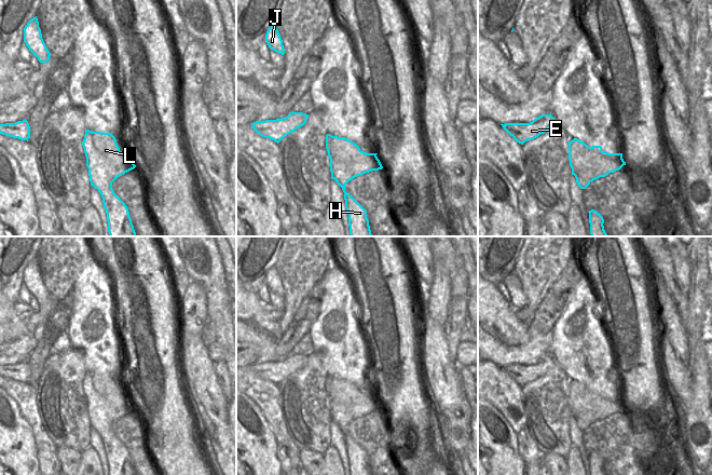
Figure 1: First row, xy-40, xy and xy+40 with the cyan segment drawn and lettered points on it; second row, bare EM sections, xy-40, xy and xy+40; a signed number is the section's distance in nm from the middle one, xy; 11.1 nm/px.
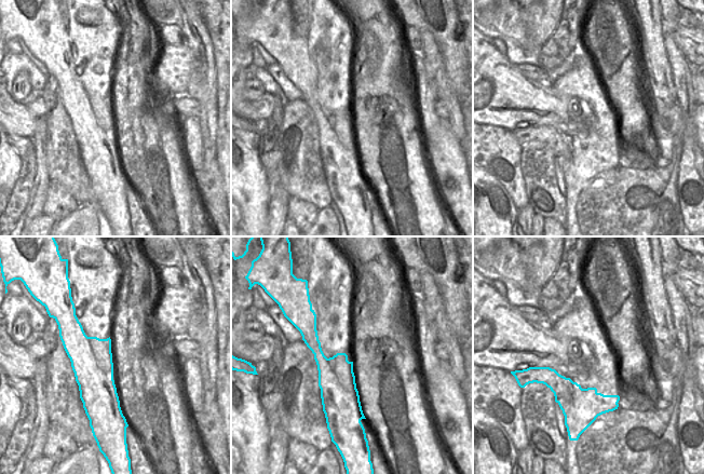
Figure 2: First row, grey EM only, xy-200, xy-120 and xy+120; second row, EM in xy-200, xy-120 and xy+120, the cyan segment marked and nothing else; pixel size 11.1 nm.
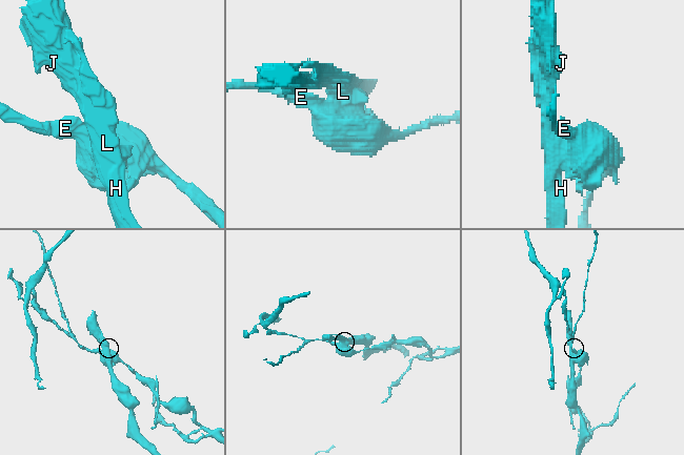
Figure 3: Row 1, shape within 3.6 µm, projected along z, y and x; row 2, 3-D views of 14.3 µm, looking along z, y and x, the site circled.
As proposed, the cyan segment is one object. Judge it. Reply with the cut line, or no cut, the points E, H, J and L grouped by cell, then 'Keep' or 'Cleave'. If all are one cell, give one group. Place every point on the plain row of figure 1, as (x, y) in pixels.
Split along xy+40 (589, 389), (607, 399), (617, 403), (622, 401). Groups: E / H J L. Cleave.

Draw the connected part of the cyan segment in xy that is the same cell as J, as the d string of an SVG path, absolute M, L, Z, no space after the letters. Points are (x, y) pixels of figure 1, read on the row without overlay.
M275 267L269 269L265 275L265 284L269 289L282 297L285 296L285 290L283 287L283 282Z

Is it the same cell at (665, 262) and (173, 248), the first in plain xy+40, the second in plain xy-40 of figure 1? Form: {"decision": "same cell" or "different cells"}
{"decision": "same cell"}

